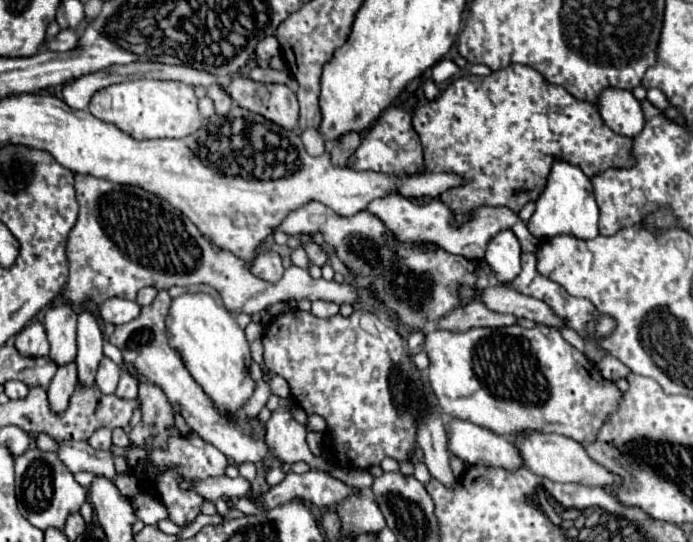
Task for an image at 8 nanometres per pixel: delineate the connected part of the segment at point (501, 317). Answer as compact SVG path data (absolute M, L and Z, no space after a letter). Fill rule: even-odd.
M476 300L476 302L468 304L468 306L454 308L446 318L442 318L438 322L438 328L464 332L464 330L474 328L474 326L498 328L498 326L512 326L512 324L518 324L518 318L514 318L512 314L492 312L480 300Z

